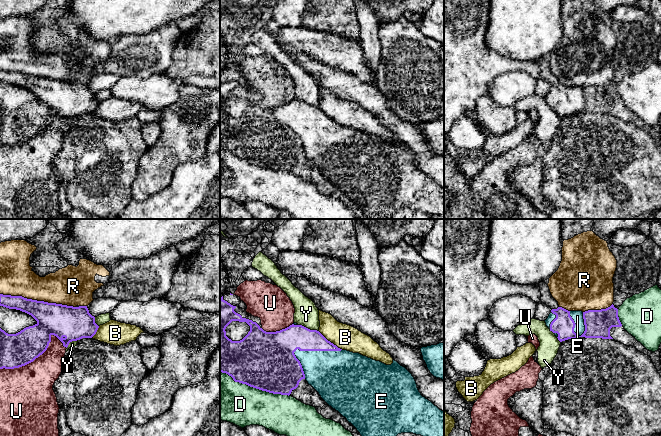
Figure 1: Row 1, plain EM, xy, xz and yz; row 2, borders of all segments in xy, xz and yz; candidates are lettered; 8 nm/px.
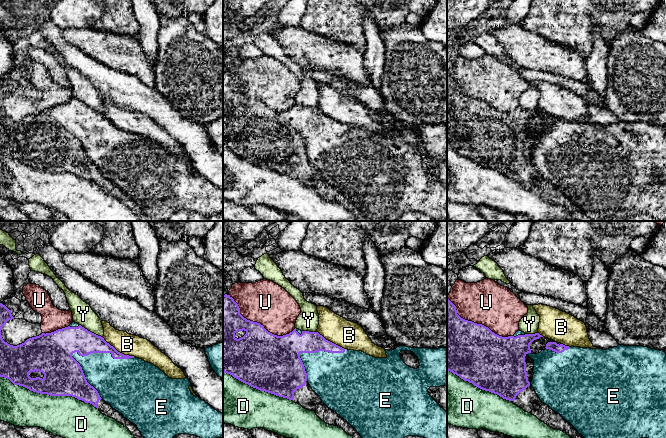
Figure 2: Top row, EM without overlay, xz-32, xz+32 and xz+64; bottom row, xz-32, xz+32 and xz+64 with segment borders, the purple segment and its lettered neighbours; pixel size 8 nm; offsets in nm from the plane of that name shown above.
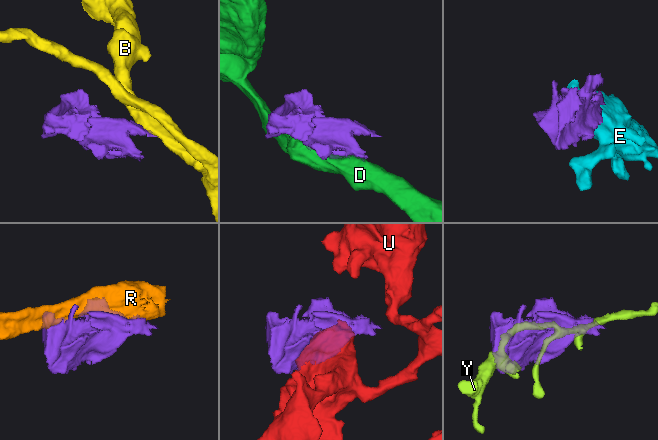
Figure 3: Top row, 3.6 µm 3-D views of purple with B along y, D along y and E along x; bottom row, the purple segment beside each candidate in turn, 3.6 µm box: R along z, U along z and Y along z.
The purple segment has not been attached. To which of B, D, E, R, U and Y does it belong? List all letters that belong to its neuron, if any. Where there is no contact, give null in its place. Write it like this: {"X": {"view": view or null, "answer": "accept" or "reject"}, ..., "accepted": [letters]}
{"B": {"view": "xz", "answer": "reject"}, "D": {"view": "xz", "answer": "reject"}, "E": {"view": "xz", "answer": "accept"}, "R": {"view": "xy", "answer": "reject"}, "U": {"view": "xy", "answer": "reject"}, "Y": {"view": "xz", "answer": "reject"}, "accepted": ["E"]}

